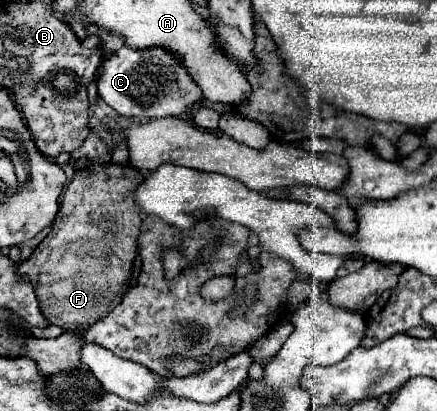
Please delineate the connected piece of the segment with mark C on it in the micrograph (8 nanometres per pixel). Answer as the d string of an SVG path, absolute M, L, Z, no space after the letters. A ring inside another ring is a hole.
M122 47L114 51L98 69L96 85L100 97L124 117L178 117L194 107L194 103L204 101L202 91L190 77L188 69L182 65L178 53L166 47L132 49Z

